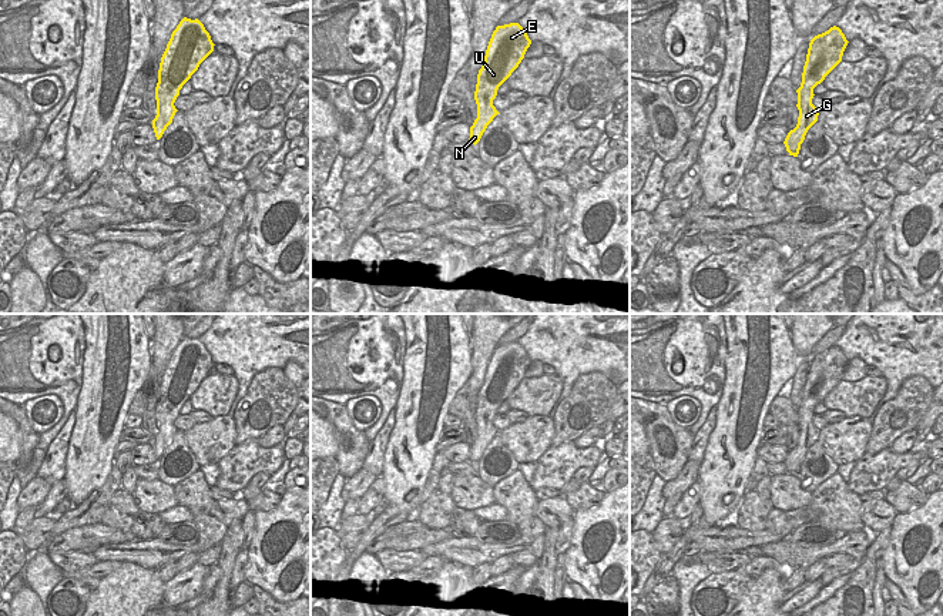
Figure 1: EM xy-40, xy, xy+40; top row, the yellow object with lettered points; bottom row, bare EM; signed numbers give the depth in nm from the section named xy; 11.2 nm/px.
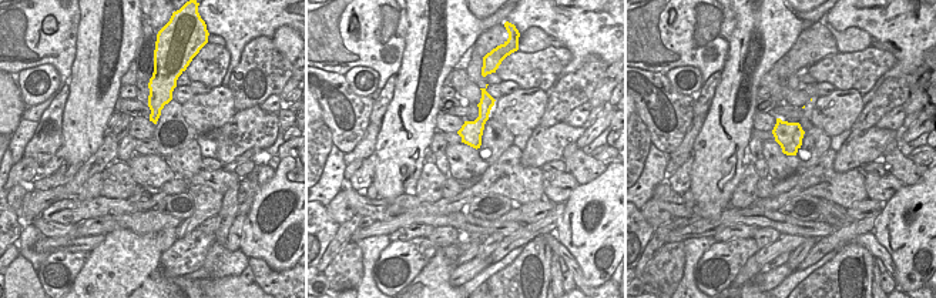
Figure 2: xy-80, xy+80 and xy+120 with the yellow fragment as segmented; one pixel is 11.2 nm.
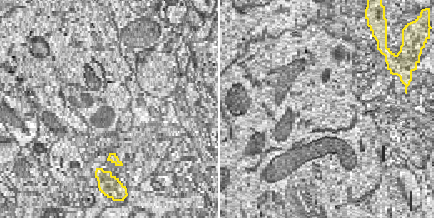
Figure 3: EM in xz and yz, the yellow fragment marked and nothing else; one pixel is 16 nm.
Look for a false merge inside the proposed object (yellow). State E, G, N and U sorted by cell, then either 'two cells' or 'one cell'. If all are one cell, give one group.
E G N U; one cell

